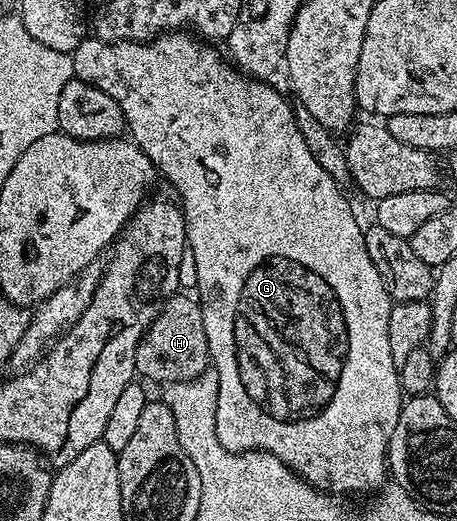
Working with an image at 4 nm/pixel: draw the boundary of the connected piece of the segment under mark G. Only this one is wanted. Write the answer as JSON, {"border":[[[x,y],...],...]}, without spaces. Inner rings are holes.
{"border":[[[184,30],[161,32],[150,42],[125,42],[123,40],[104,42],[95,36],[85,36],[78,44],[78,48],[71,53],[72,73],[75,77],[81,78],[86,84],[94,84],[94,88],[102,88],[102,92],[106,92],[106,96],[111,96],[116,101],[118,108],[122,108],[124,113],[124,124],[131,141],[135,142],[136,147],[155,164],[159,177],[161,179],[165,178],[176,189],[177,196],[175,195],[175,197],[178,199],[180,209],[184,211],[184,222],[186,223],[186,236],[188,237],[186,250],[190,255],[190,266],[192,262],[192,270],[196,273],[197,291],[195,290],[195,293],[198,295],[198,301],[202,308],[202,328],[206,328],[208,357],[220,381],[218,400],[216,401],[216,435],[220,441],[220,446],[226,448],[231,454],[242,454],[246,450],[265,450],[270,452],[274,456],[278,456],[278,460],[285,462],[299,478],[309,482],[315,490],[322,490],[333,496],[344,496],[347,490],[379,491],[382,483],[385,481],[383,478],[386,478],[388,438],[394,432],[394,424],[398,424],[398,416],[400,415],[400,407],[402,405],[400,376],[398,368],[394,364],[394,356],[390,356],[390,336],[388,335],[390,312],[394,303],[389,298],[386,288],[382,284],[382,276],[378,276],[378,268],[374,268],[374,260],[370,260],[370,252],[366,252],[364,230],[362,225],[360,226],[359,220],[356,219],[356,214],[352,211],[352,206],[348,203],[347,196],[344,195],[347,193],[319,166],[318,160],[314,160],[314,156],[310,153],[310,148],[306,148],[306,140],[302,140],[302,132],[298,132],[293,103],[291,101],[288,103],[274,87],[268,86],[272,84],[269,84],[267,81],[257,80],[241,74],[221,51],[220,55],[212,46],[215,45],[209,44],[207,41],[201,40],[199,37],[193,36]]]}

